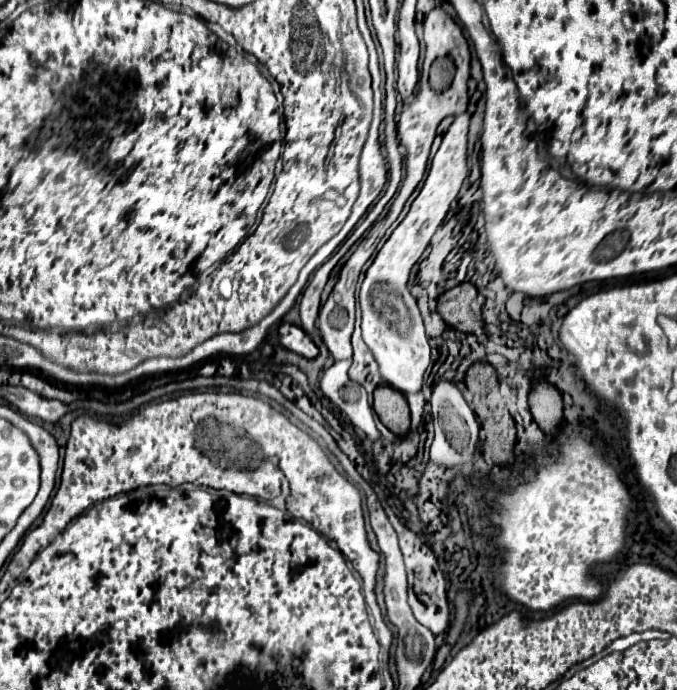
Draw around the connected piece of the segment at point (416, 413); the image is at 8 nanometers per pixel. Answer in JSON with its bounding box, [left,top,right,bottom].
[406,392,426,430]

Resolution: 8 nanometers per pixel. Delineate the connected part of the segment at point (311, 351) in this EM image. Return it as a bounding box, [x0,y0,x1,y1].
[278,324,318,358]

